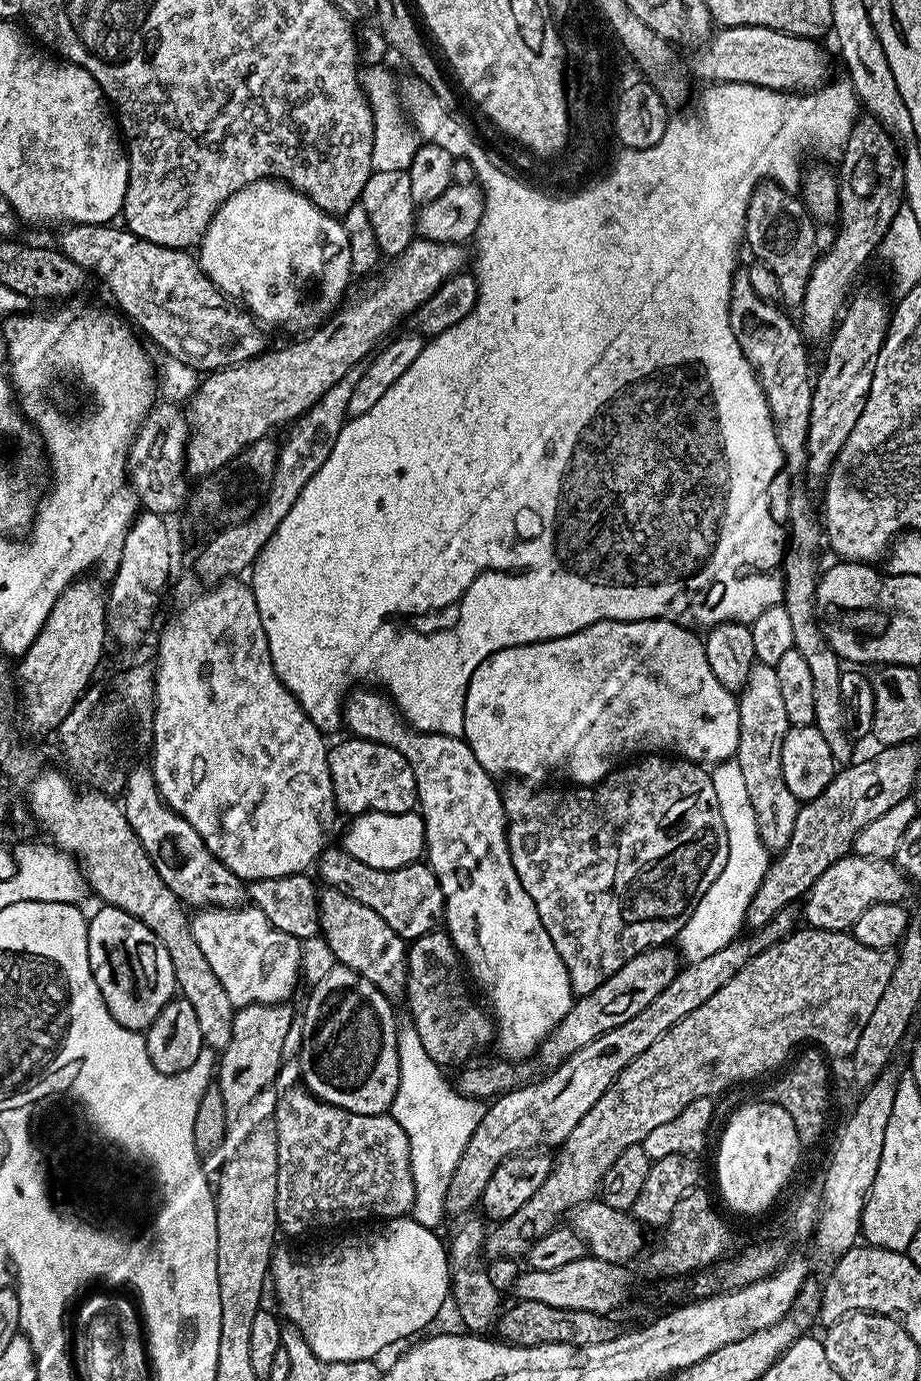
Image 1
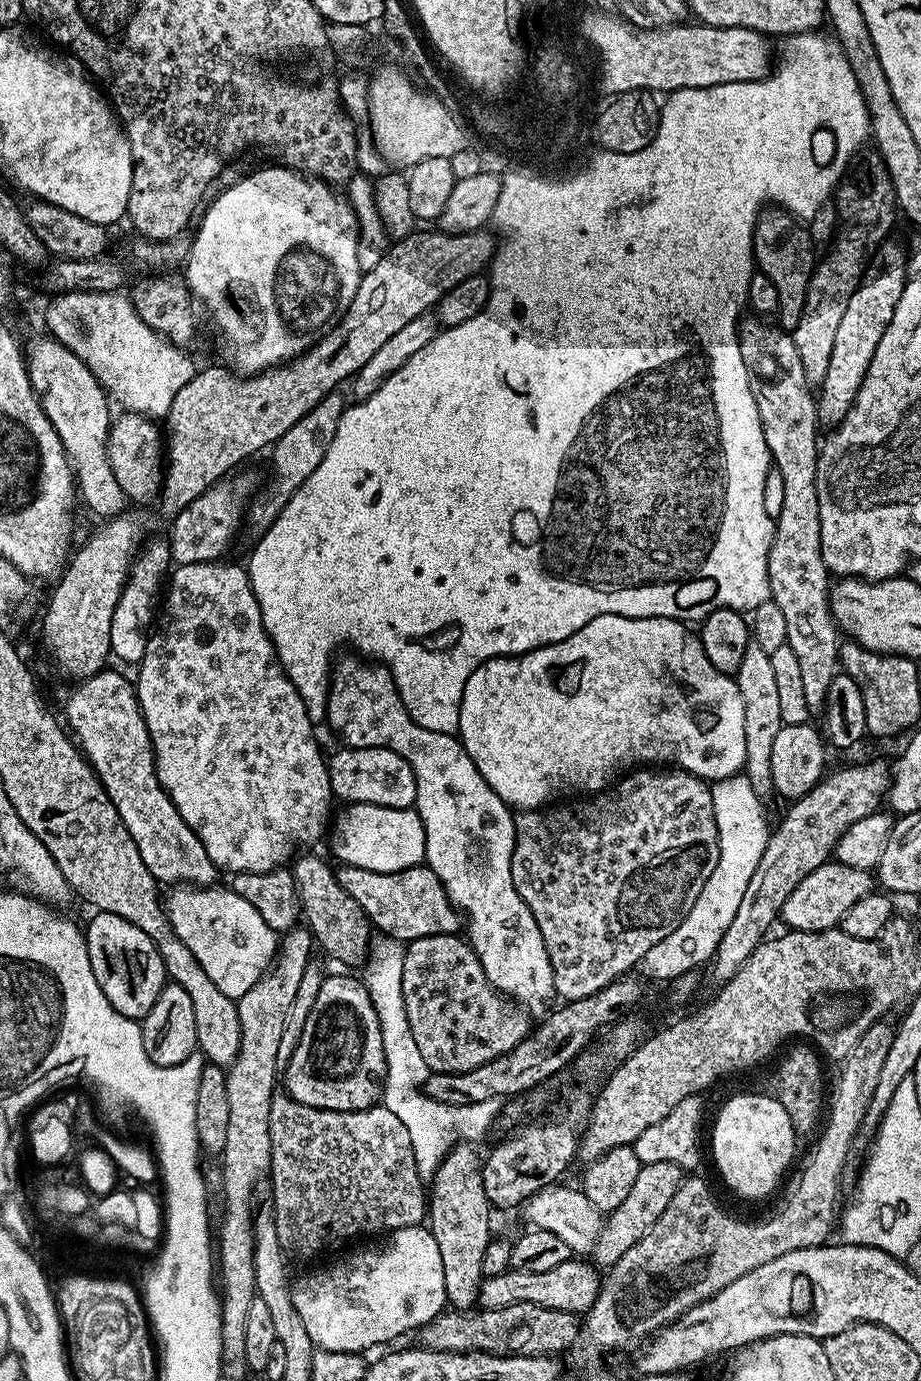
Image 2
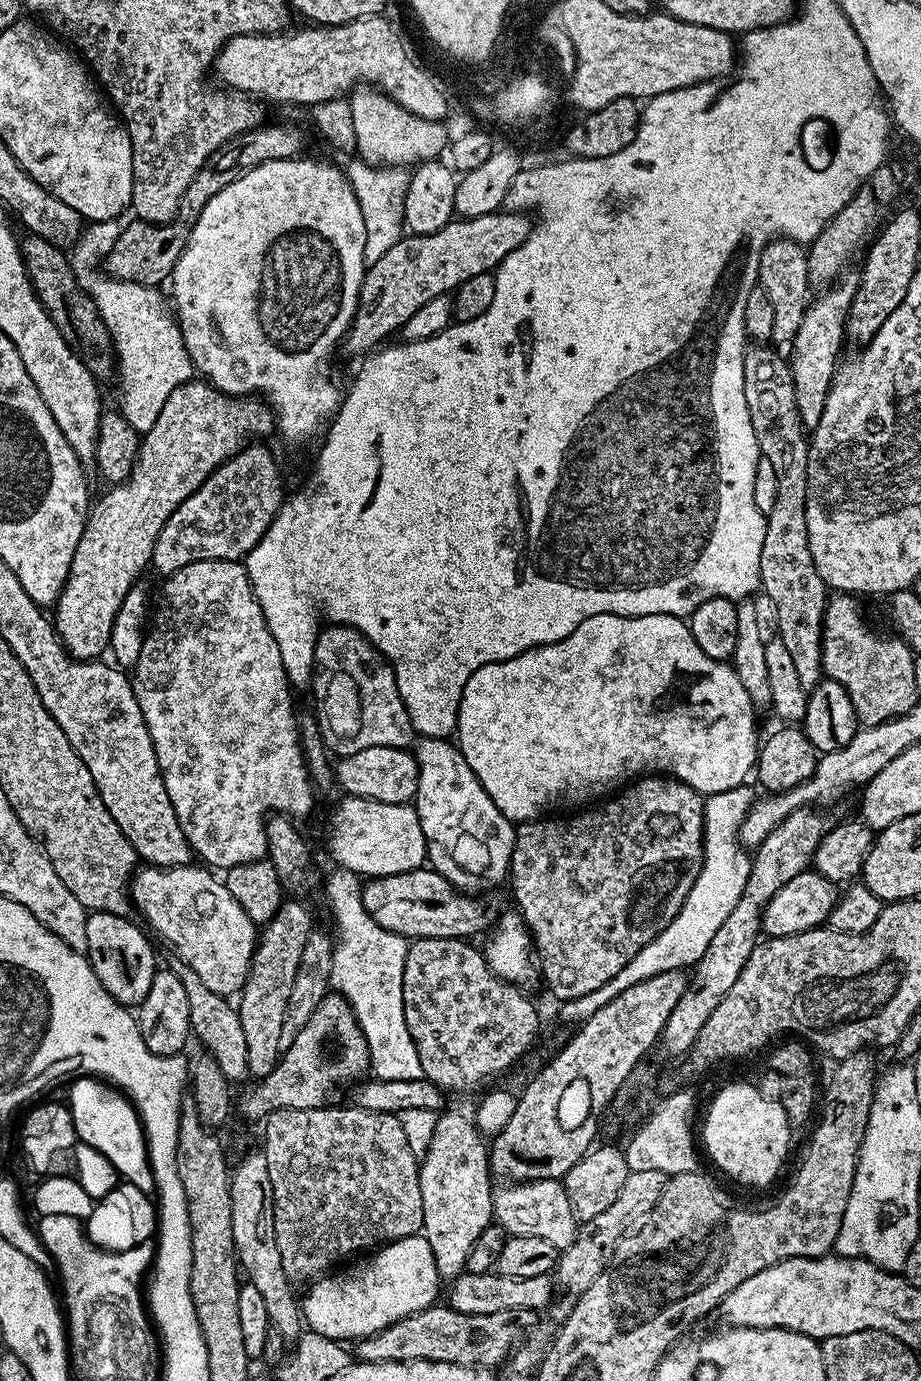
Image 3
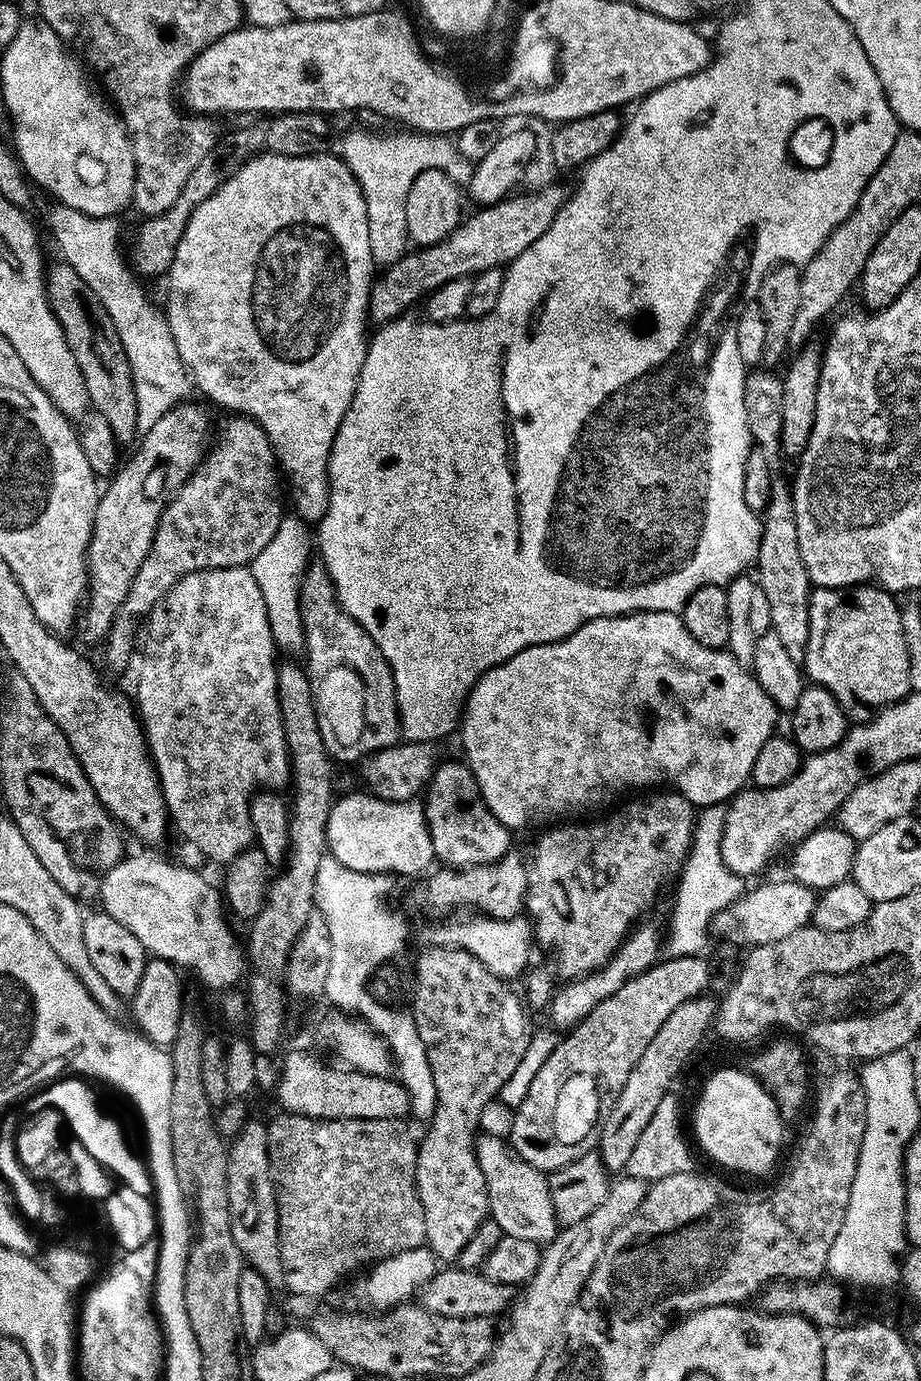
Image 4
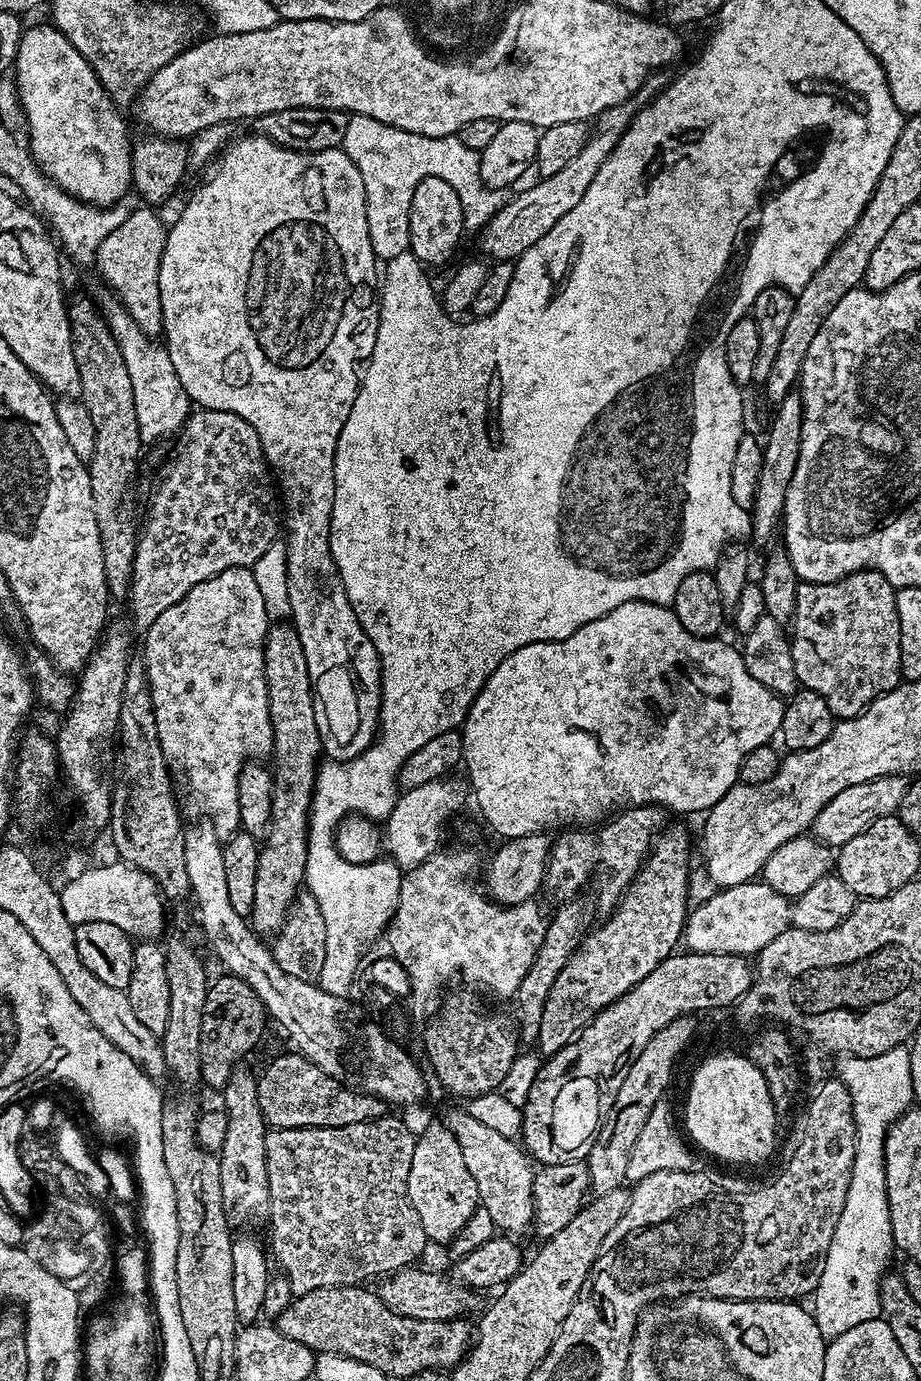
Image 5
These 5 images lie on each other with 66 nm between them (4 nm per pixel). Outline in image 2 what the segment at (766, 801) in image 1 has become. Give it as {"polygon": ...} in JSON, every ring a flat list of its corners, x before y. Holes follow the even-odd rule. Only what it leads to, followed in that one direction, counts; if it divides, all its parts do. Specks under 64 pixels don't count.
{"polygon":[[755,642,746,646,742,657,742,666,734,674,738,690,742,694,742,706,746,710,746,758,742,769,743,775,754,786,762,798,773,791,770,774,770,749,774,746,774,737,782,726,782,713,778,703,778,689,774,678,774,666,770,666,770,653,762,650]]}

